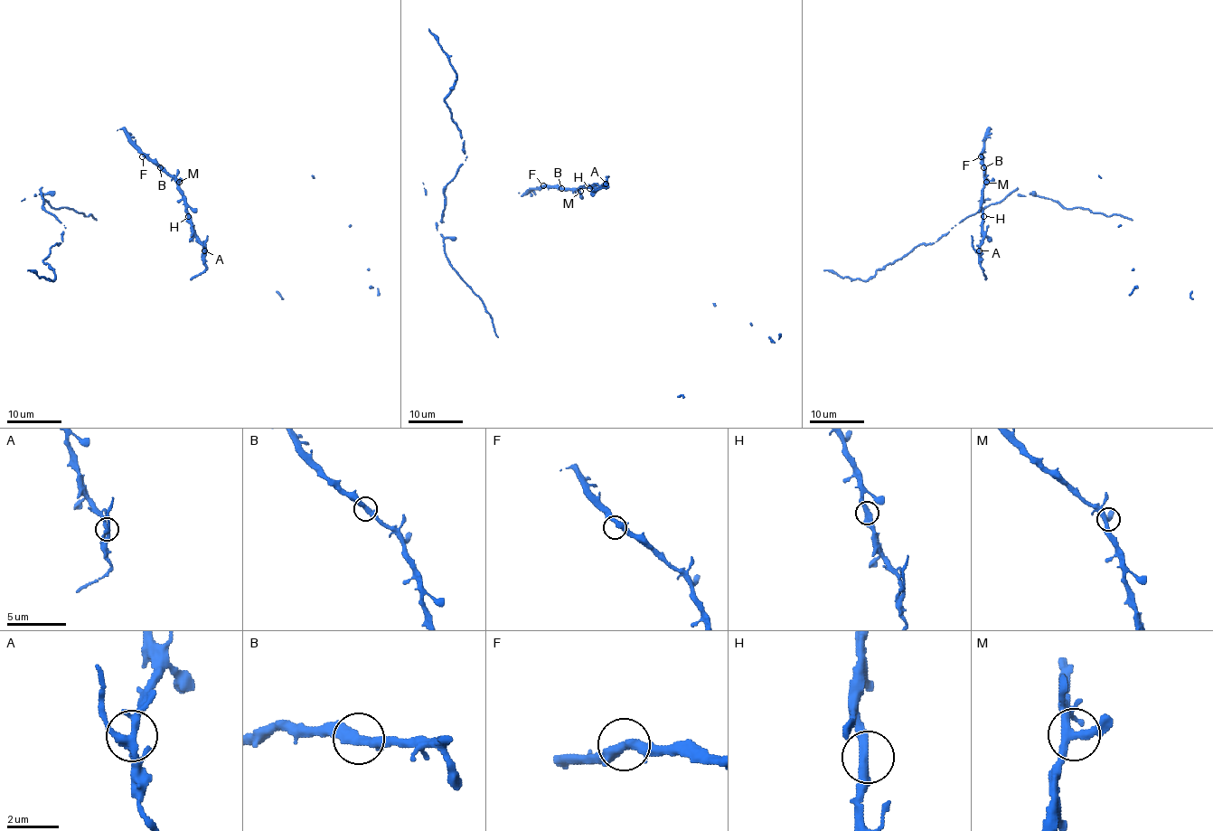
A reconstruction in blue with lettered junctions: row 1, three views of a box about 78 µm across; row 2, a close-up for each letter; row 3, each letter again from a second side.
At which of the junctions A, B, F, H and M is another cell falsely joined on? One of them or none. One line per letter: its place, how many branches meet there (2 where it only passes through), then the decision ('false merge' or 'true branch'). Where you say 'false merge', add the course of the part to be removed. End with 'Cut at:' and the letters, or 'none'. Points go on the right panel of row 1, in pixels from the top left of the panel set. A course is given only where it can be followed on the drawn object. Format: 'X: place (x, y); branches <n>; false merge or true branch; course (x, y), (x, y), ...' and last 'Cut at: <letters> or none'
A: place (979, 250); branches 4; false merge; course (978, 250), (978, 262), (986, 279)
B: place (983, 167); branches 2; true branch
F: place (981, 156); branches 2; true branch
H: place (983, 216); branches 2; true branch
M: place (986, 182); branches 3; true branch
Cut at: A

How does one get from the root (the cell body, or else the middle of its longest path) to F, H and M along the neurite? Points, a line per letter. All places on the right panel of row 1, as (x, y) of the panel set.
F: (988, 130), (991, 129), (981, 156)
H: (988, 130), (991, 129), (982, 152), (983, 198), (981, 205), (983, 216)
M: (988, 130), (991, 129), (982, 152), (983, 179), (986, 182)

